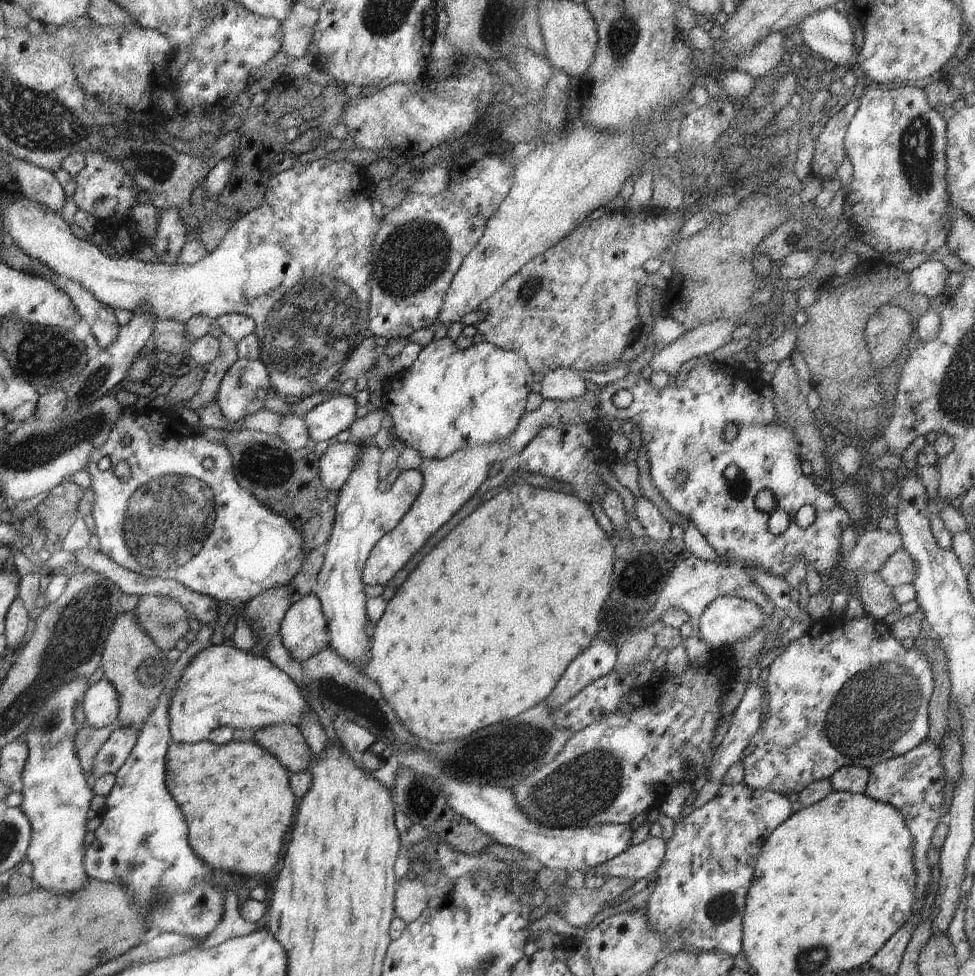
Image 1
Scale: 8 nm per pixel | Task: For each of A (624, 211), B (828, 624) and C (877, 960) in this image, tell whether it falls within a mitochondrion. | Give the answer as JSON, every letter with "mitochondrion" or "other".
{"A":"other","B":"other","C":"other"}

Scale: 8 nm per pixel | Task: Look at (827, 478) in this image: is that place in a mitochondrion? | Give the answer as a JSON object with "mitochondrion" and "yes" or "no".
{"mitochondrion":"no"}

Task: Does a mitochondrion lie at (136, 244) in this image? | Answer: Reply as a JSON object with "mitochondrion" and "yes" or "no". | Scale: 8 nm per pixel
{"mitochondrion":"no"}

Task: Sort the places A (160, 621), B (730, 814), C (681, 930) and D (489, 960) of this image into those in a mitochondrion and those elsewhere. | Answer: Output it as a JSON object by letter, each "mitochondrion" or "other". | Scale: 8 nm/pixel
{"A":"mitochondrion","B":"other","C":"mitochondrion","D":"mitochondrion"}

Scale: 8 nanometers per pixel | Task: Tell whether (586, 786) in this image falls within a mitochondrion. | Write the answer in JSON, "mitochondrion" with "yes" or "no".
{"mitochondrion":"yes"}

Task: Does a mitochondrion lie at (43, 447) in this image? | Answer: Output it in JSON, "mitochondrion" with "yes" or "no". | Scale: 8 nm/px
{"mitochondrion":"yes"}

